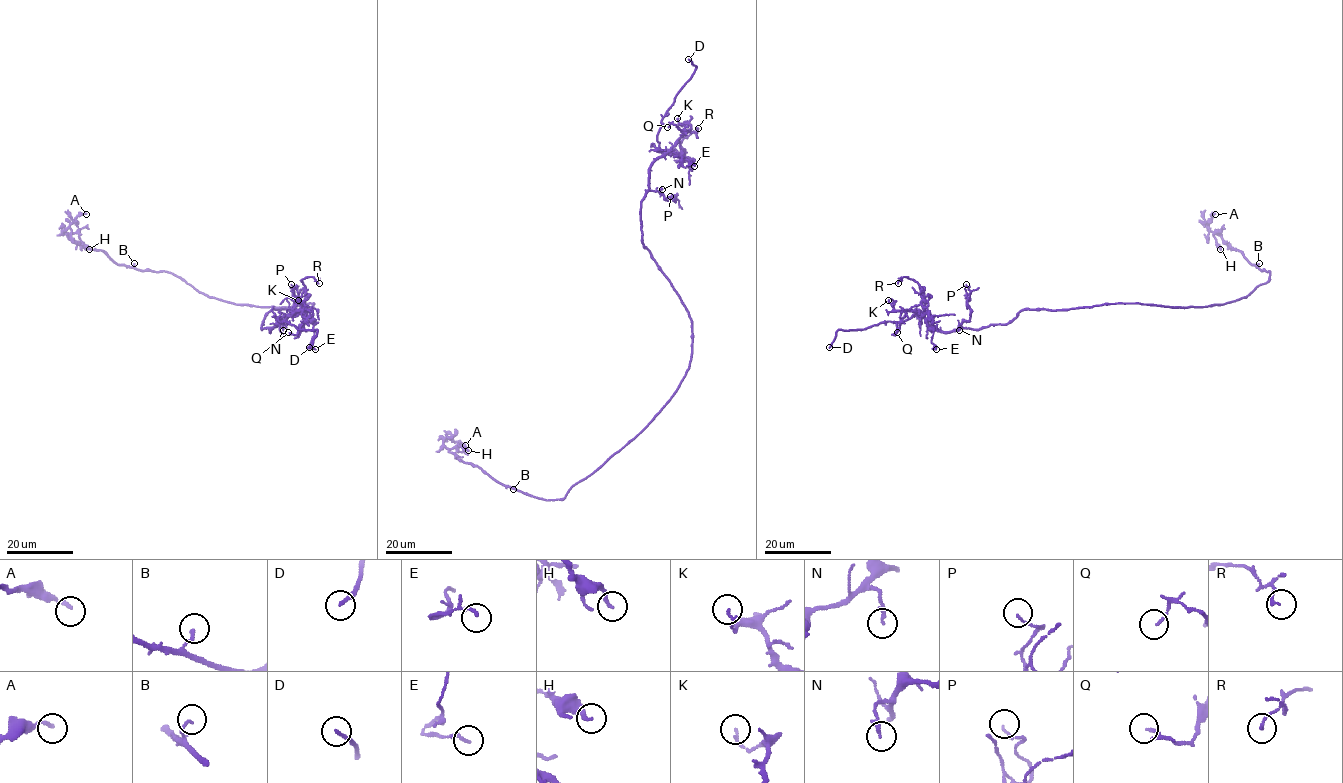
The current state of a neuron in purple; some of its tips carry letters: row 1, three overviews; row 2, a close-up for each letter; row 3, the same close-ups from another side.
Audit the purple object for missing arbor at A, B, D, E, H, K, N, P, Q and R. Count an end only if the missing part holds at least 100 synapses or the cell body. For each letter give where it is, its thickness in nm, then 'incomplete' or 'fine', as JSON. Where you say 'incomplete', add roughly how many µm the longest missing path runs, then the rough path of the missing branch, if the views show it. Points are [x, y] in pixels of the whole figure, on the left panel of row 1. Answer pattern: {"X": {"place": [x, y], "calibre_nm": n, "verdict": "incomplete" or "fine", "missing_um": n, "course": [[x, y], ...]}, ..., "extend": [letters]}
{"A": {"place": [86, 214], "calibre_nm": 160, "verdict": "fine"}, "B": {"place": [134, 263], "calibre_nm": 120, "verdict": "fine"}, "D": {"place": [309, 347], "calibre_nm": 190, "verdict": "incomplete", "missing_um": 20, "course": [[309, 347], [295, 368], [278, 381], [262, 385]]}, "E": {"place": [315, 349], "calibre_nm": 100, "verdict": "fine"}, "H": {"place": [89, 249], "calibre_nm": 170, "verdict": "fine"}, "K": {"place": [298, 300], "calibre_nm": 130, "verdict": "fine"}, "N": {"place": [283, 330], "calibre_nm": 160, "verdict": "fine"}, "P": {"place": [291, 284], "calibre_nm": 90, "verdict": "fine"}, "Q": {"place": [288, 332], "calibre_nm": 110, "verdict": "fine"}, "R": {"place": [319, 283], "calibre_nm": 130, "verdict": "fine"}, "extend": ["D"]}

